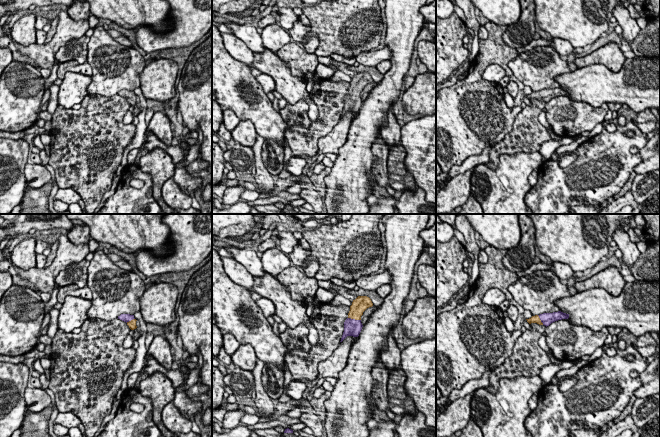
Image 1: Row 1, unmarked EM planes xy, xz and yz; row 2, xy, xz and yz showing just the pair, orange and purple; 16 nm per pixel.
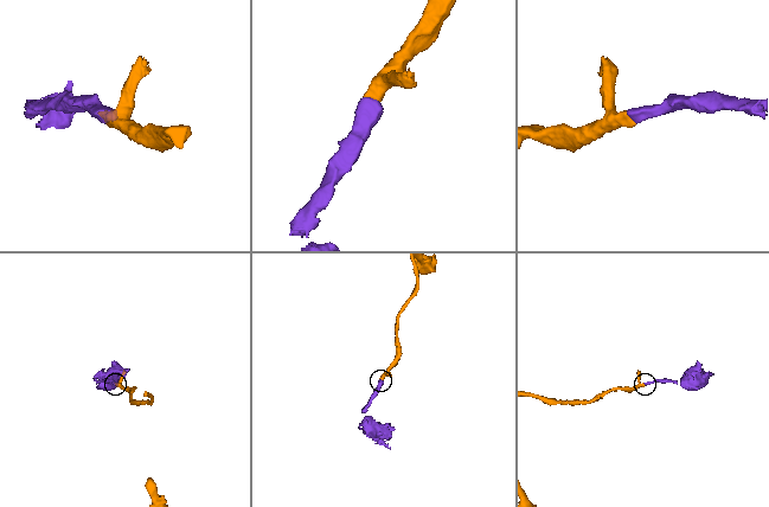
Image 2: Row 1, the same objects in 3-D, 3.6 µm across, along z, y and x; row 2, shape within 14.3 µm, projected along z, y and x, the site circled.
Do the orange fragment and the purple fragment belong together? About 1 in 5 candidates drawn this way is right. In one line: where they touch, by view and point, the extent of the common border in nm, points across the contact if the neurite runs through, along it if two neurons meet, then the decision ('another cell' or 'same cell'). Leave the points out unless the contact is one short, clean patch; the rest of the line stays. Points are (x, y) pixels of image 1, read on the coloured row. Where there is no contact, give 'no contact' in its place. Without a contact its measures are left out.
xz (354, 318) | 220 nm | across xz (360, 304), (356, 309), (354, 318), (352, 327) | same cell

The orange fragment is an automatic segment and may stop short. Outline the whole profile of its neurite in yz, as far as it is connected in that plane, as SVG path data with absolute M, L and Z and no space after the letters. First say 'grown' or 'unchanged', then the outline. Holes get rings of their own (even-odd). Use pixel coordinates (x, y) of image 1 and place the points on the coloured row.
grown; M558 311L558 312L553 312L553 313L543 313L540 315L535 315L526 320L529 324L537 323L539 325L545 325L547 327L555 321L568 319L568 318L569 318L569 314Z

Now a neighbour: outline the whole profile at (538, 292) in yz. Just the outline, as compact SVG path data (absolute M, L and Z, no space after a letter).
M540 270L532 275L518 277L509 285L513 299L533 316L560 311L555 301L569 297L568 286L553 270Z

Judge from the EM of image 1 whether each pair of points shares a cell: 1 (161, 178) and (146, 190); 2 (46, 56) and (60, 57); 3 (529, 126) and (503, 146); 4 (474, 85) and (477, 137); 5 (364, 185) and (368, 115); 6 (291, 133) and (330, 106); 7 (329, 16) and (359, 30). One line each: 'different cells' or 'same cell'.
1: different cells
2: different cells
3: same cell
4: same cell
5: same cell
6: same cell
7: same cell

